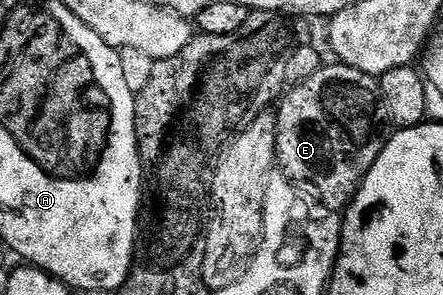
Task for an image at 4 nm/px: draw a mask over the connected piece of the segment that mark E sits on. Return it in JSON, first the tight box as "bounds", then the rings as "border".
{"bounds":[275,63,389,213],"border":[[[328,63],[319,68],[313,78],[294,85],[278,101],[277,119],[279,141],[275,147],[275,155],[281,172],[283,168],[282,175],[300,189],[308,188],[312,192],[308,193],[330,212],[342,213],[359,193],[363,179],[369,174],[373,162],[377,162],[389,136],[387,108],[379,93],[378,79],[347,64]]]}

